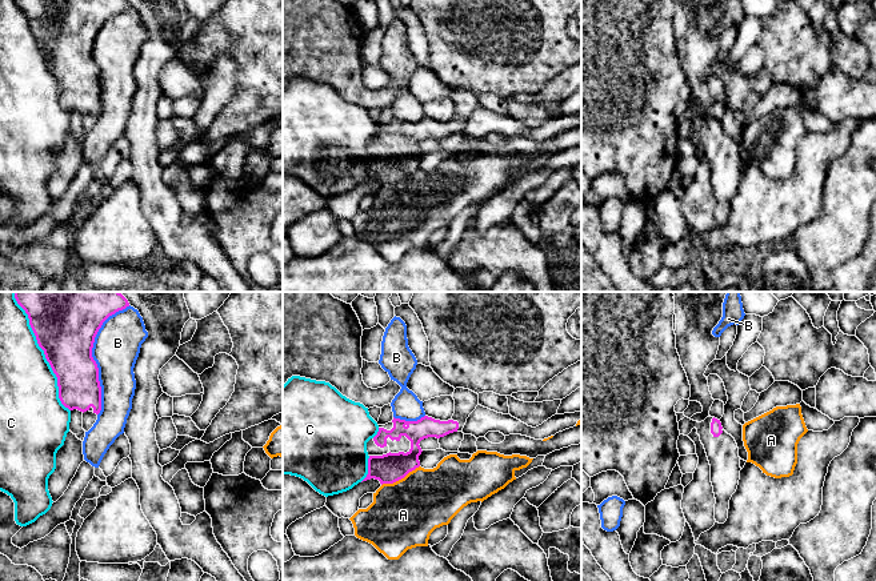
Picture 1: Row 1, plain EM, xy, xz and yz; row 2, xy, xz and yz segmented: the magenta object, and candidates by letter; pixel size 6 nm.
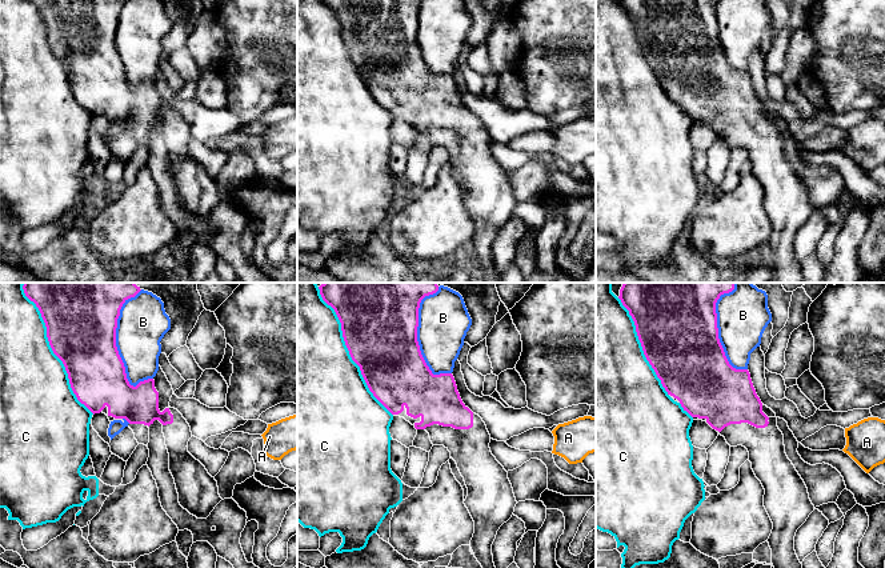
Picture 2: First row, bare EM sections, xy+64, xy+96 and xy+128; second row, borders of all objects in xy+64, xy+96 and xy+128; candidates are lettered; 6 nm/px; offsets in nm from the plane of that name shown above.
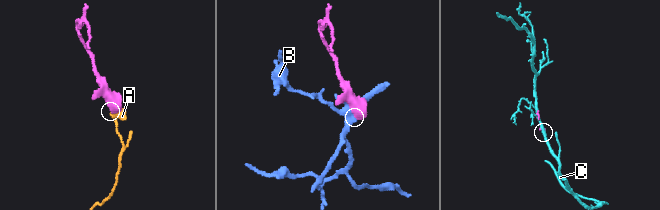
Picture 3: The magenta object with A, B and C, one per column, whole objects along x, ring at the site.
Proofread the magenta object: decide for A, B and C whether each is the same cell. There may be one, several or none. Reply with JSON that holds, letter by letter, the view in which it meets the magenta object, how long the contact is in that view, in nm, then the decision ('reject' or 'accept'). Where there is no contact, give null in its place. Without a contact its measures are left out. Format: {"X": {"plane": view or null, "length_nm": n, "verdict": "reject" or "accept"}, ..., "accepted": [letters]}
{"A": {"plane": "xz", "length_nm": 260, "verdict": "reject"}, "B": {"plane": "xy", "length_nm": 700, "verdict": "reject"}, "C": {"plane": "xy", "length_nm": 800, "verdict": "reject"}, "accepted": []}

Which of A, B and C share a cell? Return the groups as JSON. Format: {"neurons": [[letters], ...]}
{"neurons": [["A"], ["B"], ["C"]]}

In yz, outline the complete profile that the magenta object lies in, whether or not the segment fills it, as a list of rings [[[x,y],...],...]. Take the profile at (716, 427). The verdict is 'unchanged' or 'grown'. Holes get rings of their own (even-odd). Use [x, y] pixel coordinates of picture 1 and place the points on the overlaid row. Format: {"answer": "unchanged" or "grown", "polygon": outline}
{"answer": "grown", "polygon": [[[709,416],[701,422],[688,417],[679,421],[680,434],[688,436],[693,428],[697,429],[711,465],[711,482],[716,498],[715,520],[724,524],[728,518],[729,500],[740,480],[739,448],[735,438],[723,429],[720,420],[715,417]]]}

